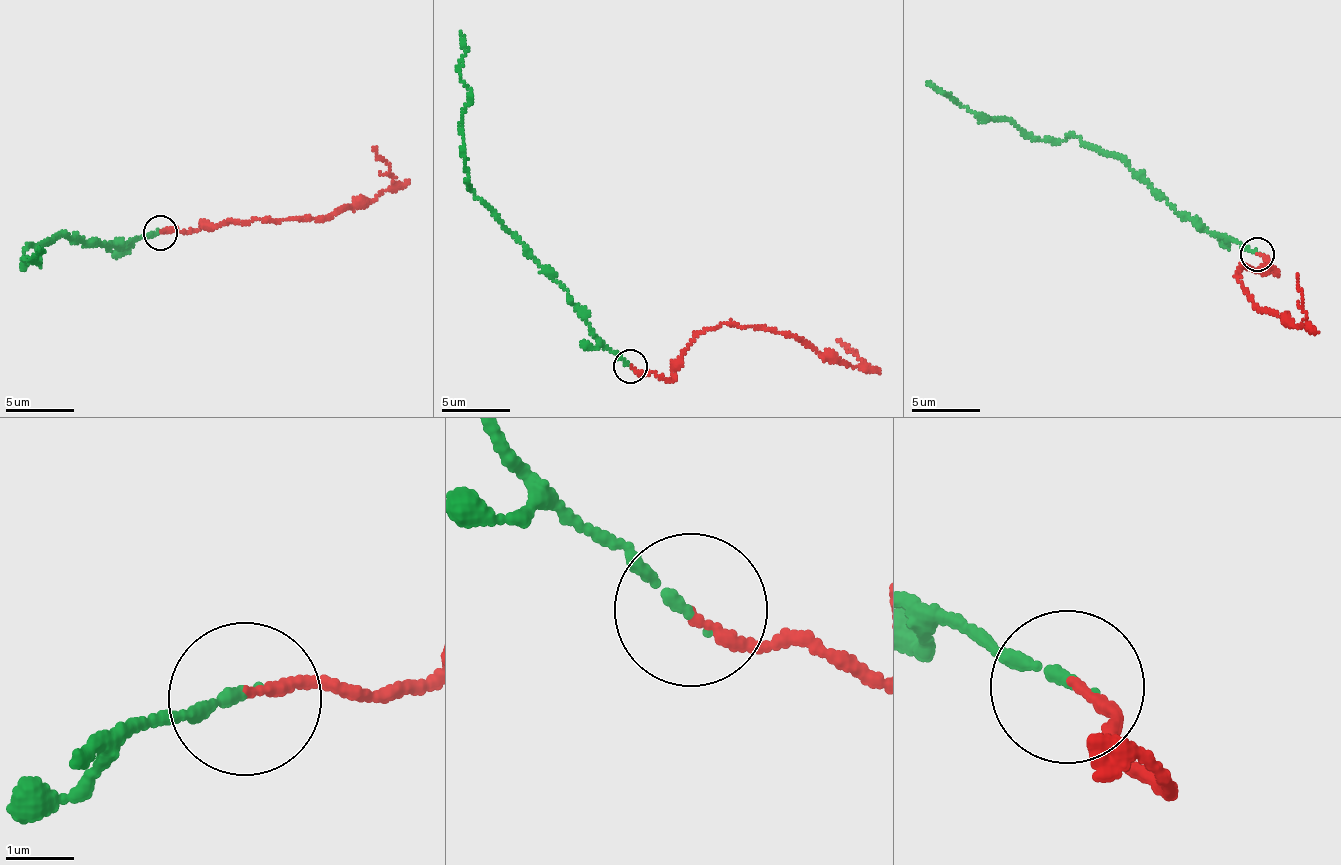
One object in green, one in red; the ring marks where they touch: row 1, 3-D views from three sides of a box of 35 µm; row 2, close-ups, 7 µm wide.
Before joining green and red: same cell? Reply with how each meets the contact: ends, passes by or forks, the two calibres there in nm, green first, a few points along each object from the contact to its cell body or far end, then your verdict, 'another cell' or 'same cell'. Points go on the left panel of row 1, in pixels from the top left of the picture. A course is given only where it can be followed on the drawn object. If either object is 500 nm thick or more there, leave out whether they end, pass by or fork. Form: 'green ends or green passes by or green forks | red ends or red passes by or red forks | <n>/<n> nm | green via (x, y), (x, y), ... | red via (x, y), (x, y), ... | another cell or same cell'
green ends | red ends | 150/150 nm | green via (161, 232), (122, 249), (62, 235), (24, 252), (24, 270), (27, 258), (37, 263), (32, 262), (39, 248) | red via (161, 232), (269, 218), (323, 218), (376, 199), (392, 183), (392, 174), (373, 147) | another cell

